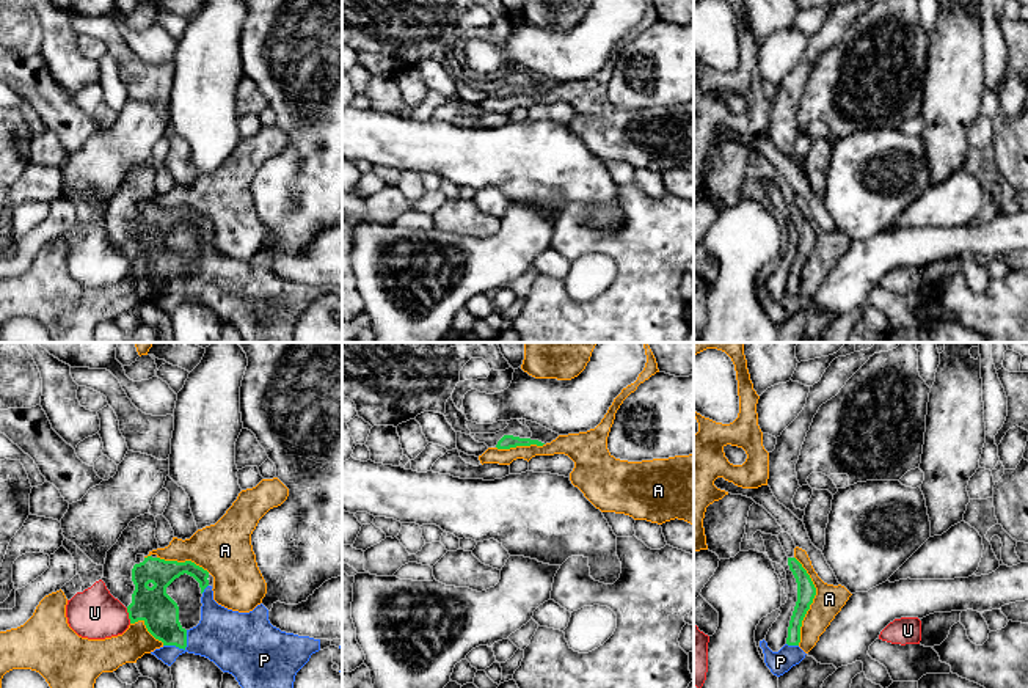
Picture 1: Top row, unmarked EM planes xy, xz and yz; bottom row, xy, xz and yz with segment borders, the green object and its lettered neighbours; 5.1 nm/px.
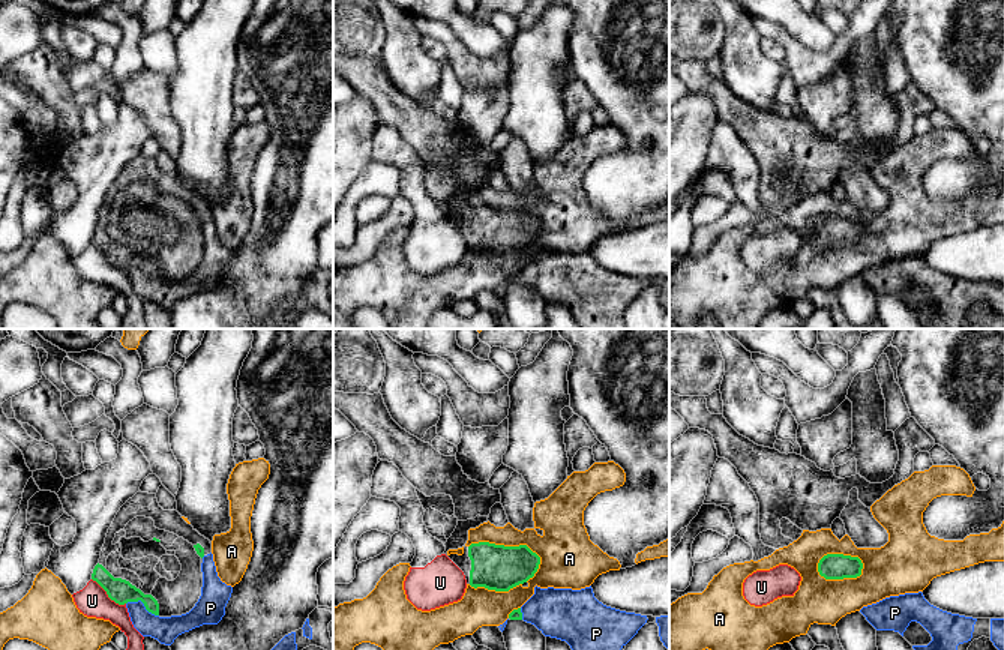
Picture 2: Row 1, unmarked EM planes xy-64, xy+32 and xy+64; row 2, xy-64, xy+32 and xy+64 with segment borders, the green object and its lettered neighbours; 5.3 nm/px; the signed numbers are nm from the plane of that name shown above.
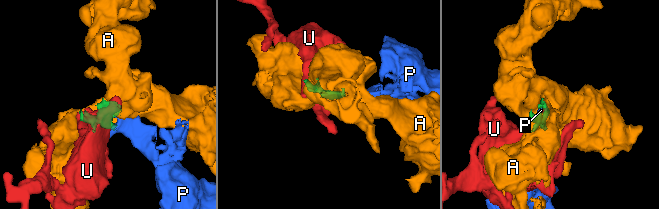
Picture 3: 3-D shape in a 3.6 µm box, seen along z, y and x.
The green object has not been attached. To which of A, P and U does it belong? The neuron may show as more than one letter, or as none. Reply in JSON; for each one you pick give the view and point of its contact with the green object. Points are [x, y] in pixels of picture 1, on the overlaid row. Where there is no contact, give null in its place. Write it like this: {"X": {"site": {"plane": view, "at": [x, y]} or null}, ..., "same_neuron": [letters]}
{"P": {"site": {"plane": "xy", "at": [182, 647]}}, "same_neuron": ["P"]}

